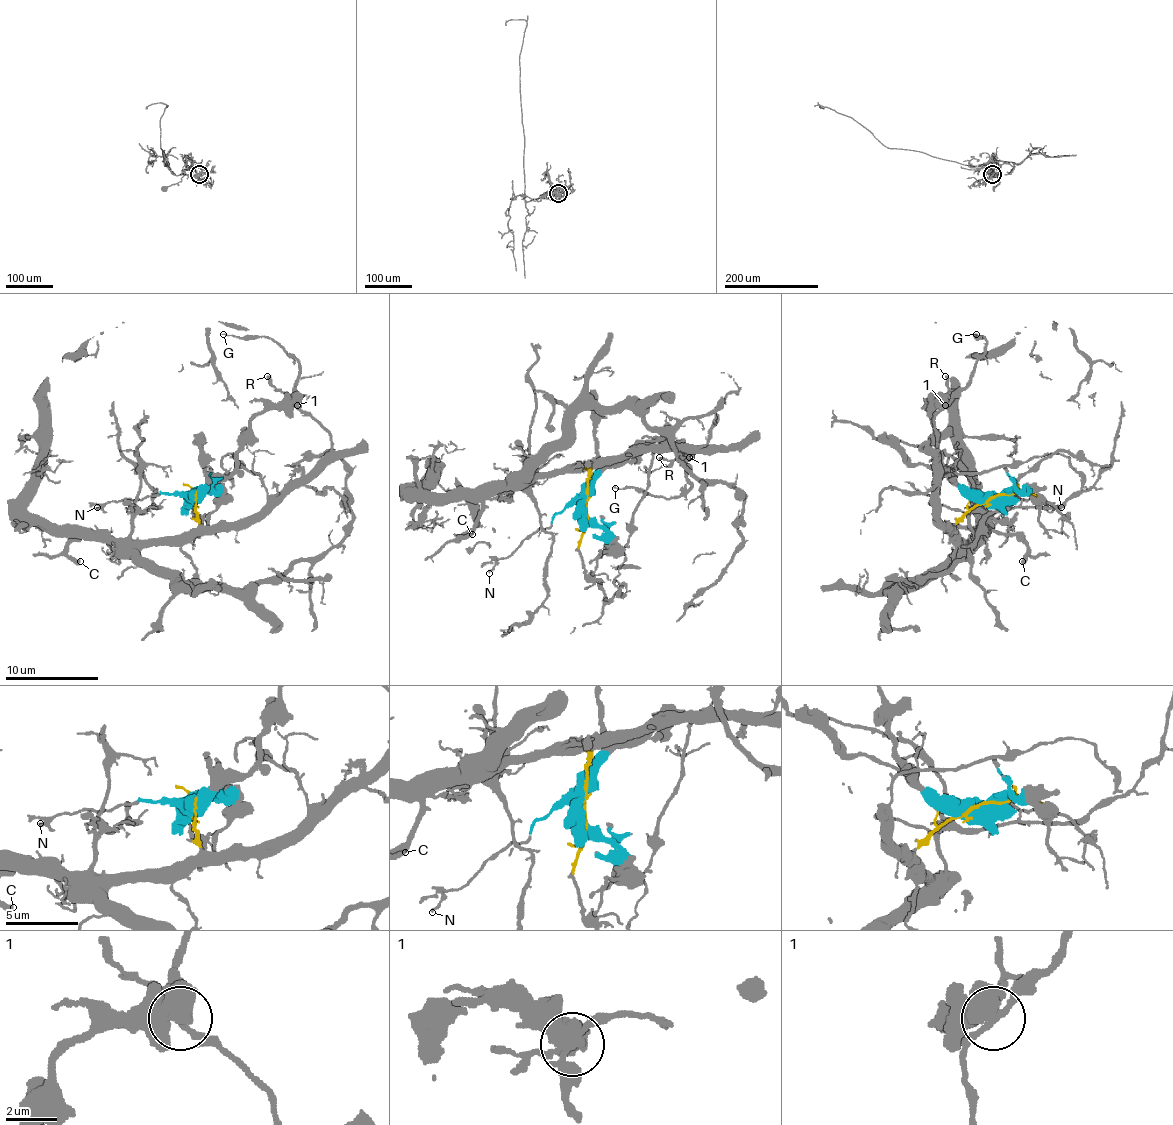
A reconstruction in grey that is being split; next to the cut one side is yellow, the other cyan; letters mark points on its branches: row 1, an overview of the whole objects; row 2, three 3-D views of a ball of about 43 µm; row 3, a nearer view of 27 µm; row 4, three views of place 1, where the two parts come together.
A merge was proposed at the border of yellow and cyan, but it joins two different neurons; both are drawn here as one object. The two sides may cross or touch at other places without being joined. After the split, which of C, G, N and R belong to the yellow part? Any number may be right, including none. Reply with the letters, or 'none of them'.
C, G

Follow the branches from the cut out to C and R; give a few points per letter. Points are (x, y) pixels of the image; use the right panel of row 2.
C: (994, 499), (977, 503), (954, 531), (963, 540), (977, 540), (989, 531), (1015, 533), (1026, 545), (1022, 561)
R: (996, 499), (975, 496), (942, 464), (931, 408), (945, 398), (945, 375)

